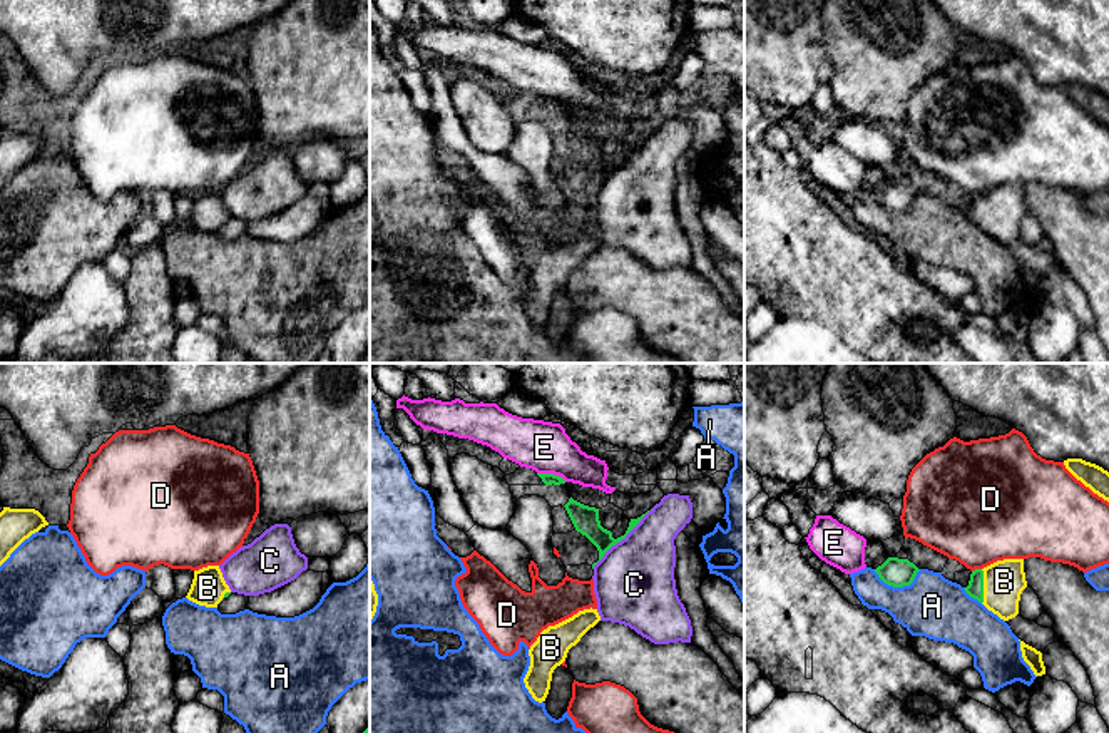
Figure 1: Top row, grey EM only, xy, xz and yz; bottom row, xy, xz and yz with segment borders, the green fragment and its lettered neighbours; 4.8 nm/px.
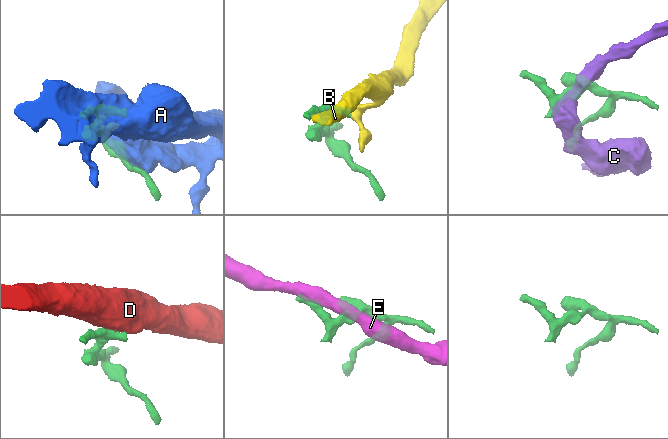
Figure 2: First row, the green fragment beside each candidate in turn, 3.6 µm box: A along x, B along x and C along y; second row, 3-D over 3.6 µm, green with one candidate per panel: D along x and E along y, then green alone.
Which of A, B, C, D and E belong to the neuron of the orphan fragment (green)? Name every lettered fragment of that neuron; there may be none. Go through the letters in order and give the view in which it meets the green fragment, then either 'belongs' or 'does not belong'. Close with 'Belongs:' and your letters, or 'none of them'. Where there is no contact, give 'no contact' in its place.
A: contact in yz; does not belong
B: contact in yz; belongs
C: contact in xz; does not belong
D: contact in yz; does not belong
E: contact in xz; does not belong
Belongs: B

